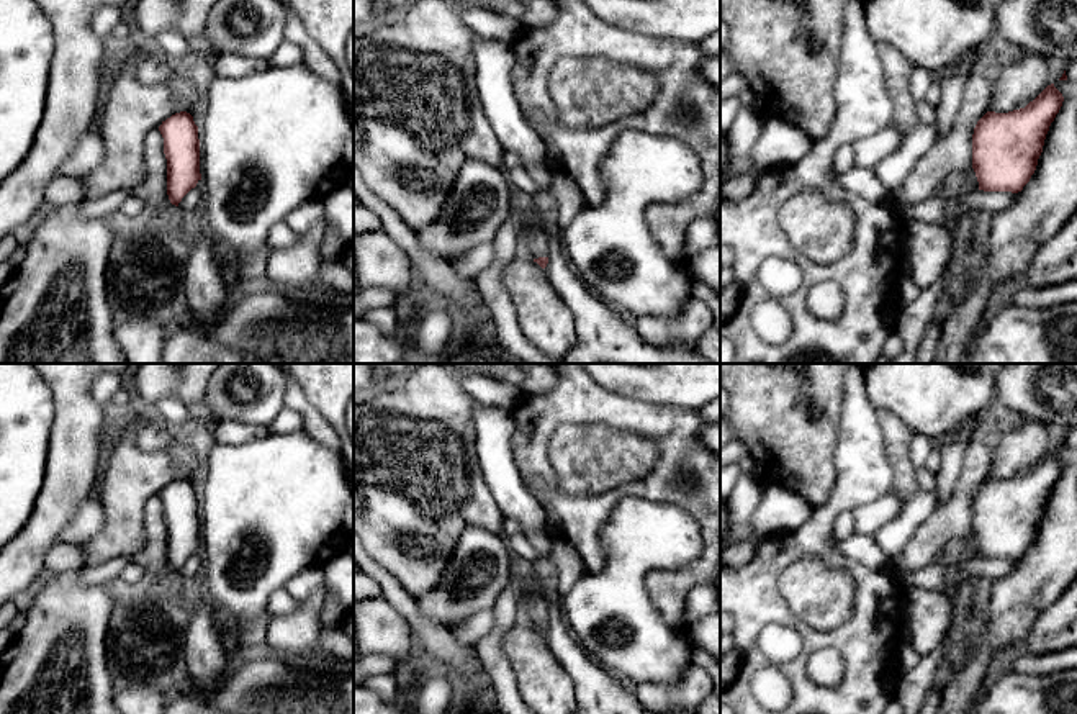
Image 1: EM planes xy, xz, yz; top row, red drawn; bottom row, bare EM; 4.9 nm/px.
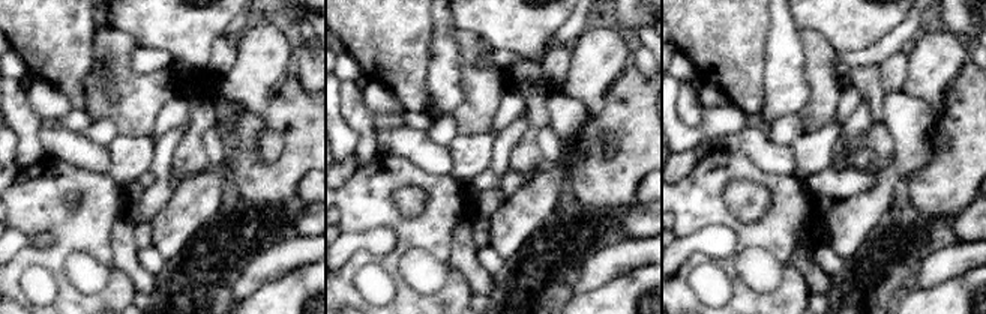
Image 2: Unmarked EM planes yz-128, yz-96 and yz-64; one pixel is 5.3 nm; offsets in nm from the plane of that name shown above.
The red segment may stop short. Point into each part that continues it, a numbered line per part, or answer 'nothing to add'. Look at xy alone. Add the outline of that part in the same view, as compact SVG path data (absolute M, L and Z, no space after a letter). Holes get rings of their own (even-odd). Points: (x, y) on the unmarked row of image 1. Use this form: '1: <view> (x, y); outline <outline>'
nothing to add

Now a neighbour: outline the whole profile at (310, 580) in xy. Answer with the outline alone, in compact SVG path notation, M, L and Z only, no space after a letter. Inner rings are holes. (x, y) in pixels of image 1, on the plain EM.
M314 565L301 570L296 576L293 576L285 590L298 601L303 603L306 598L314 594L316 591L324 591L327 586L326 567Z

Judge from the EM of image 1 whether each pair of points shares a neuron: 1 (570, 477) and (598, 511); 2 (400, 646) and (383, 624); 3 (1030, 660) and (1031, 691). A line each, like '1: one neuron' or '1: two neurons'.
1: two neurons
2: one neuron
3: two neurons

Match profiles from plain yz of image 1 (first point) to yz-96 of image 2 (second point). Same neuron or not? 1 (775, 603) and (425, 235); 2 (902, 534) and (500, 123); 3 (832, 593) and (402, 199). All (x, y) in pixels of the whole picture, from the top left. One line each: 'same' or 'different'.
1: same
2: different
3: same

